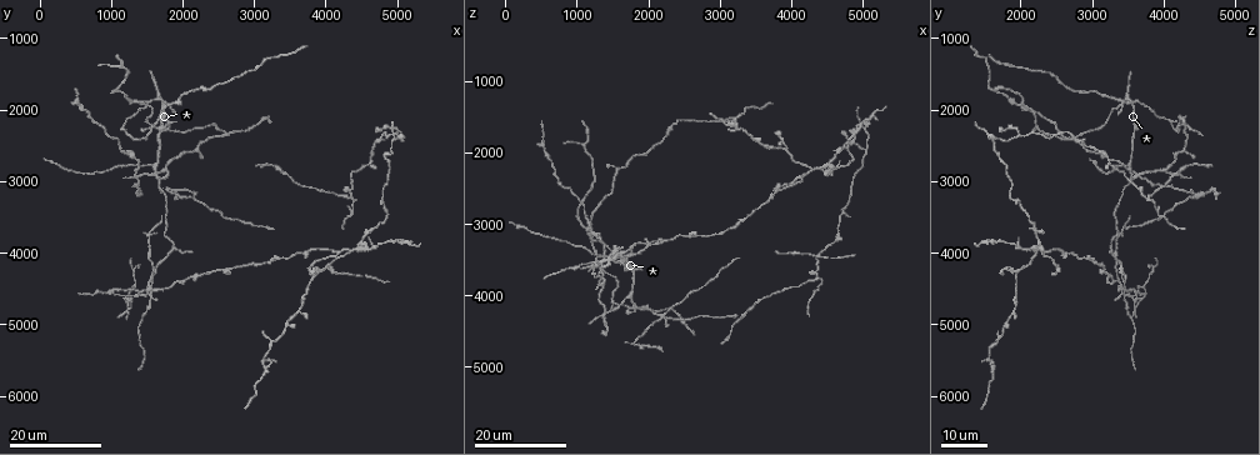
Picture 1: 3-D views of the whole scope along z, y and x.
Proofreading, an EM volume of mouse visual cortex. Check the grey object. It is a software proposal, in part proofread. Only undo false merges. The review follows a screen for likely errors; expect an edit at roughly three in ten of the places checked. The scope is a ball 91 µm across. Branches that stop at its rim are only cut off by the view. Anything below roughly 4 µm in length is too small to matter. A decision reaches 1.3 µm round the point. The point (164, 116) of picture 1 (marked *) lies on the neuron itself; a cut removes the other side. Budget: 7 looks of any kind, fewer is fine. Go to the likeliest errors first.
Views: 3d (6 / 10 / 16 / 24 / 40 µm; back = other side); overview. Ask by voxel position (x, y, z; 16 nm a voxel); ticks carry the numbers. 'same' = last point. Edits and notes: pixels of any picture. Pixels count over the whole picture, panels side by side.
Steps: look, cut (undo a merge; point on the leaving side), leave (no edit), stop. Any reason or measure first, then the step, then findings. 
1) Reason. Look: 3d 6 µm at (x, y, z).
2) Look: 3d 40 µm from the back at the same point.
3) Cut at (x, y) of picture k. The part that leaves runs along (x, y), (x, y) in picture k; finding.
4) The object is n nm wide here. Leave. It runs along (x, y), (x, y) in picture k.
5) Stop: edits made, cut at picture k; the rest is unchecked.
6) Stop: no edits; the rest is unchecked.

Look: 3d 16 µm at (1400, 2800, 3450).

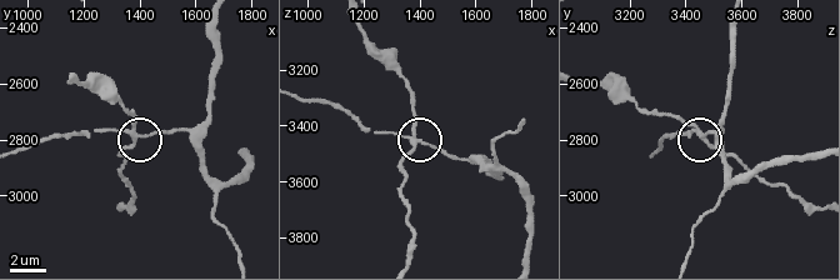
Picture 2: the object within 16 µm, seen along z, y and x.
Closer look. Look: 3d 6 µm at (1370, 2790, 3470).

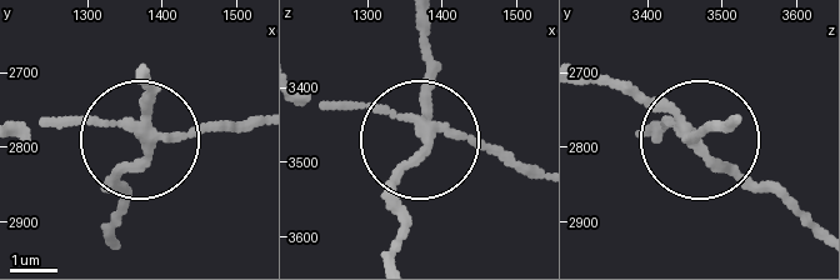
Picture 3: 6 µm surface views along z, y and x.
Cut at (154, 88) of picture 3. The part that leaves runs along (151, 138), (115, 178), (115, 230) in picture 3; a second neuron is stuck on.

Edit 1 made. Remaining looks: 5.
Four arms meet. Look: 3d 24 µm at (1700, 1850, 3450).

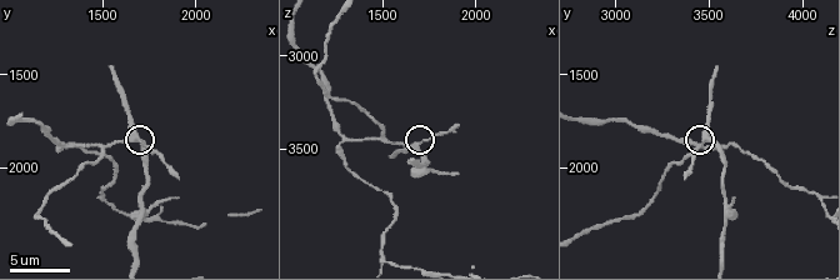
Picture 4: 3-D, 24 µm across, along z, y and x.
Look: 3d 6 µm at (1640, 1840, 3500).

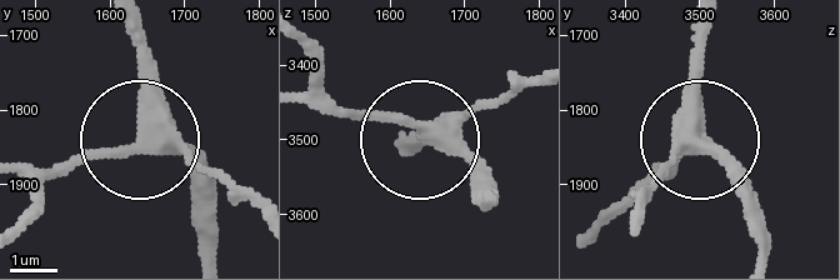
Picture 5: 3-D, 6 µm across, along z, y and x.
Look: 3d 6 µm from the back at (1650, 1830, 3480).

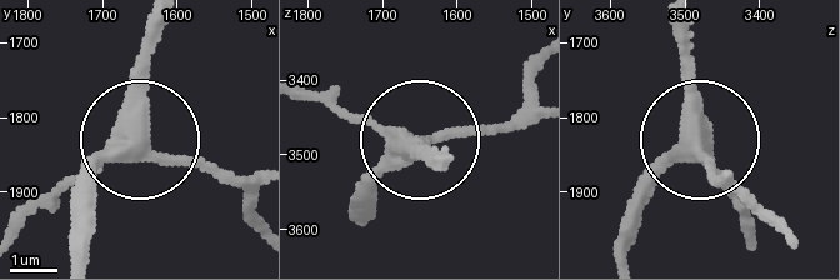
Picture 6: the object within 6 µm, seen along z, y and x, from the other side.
Cut at (356, 121) of picture 6. The part that leaves runs along (398, 136), (306, 96) in picture 6; a second neuron is stuck on.

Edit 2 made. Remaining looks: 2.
Stop: edits made, cut at picture 3, cut at picture 6; the rest is unchecked.

